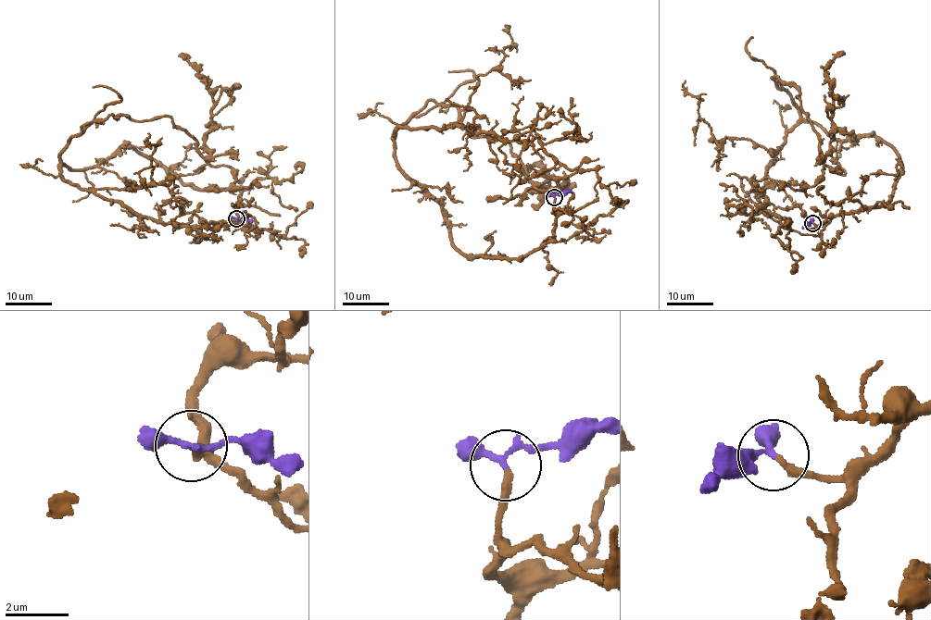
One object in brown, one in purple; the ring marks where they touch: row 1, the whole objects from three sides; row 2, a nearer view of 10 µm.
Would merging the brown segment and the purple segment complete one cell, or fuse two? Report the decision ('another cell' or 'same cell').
same cell

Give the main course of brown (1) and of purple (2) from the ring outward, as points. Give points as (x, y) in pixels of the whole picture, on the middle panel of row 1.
1: (555, 198), (550, 241), (459, 254), (395, 137), (449, 105), (548, 179), (520, 171)
2: (555, 196), (571, 190)

